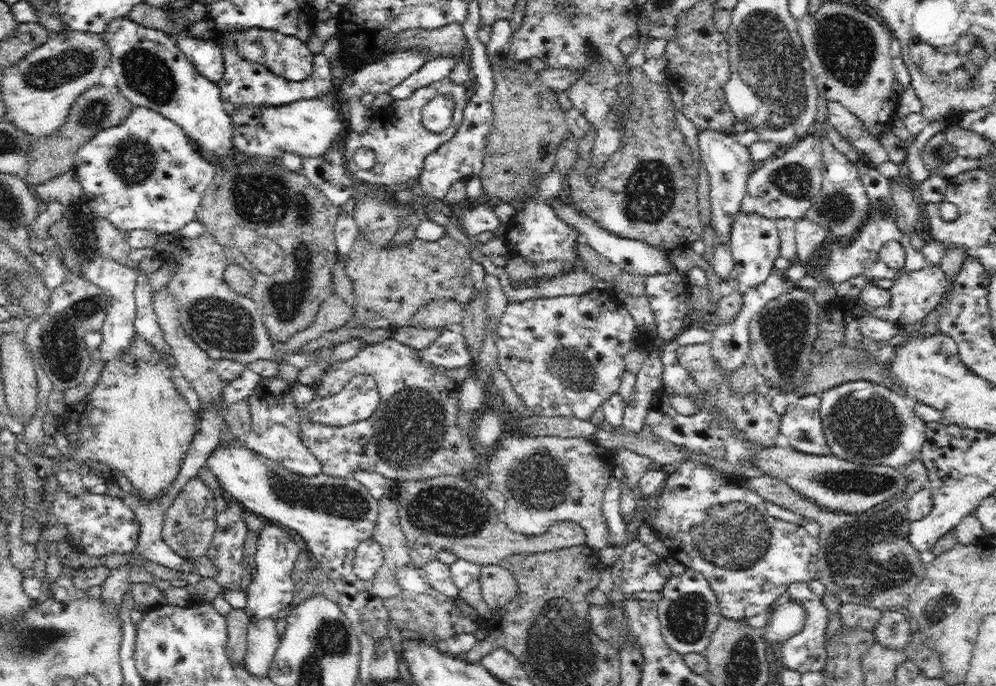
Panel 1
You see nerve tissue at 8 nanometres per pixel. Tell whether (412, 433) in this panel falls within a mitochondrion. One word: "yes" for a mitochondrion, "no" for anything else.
yes

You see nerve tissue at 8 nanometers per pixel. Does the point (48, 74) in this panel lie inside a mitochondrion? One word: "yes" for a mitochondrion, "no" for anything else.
yes

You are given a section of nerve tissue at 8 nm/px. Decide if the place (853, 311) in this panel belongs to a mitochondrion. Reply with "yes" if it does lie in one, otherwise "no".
no

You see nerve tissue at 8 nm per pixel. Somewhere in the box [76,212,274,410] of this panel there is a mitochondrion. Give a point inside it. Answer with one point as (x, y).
(223, 325)

